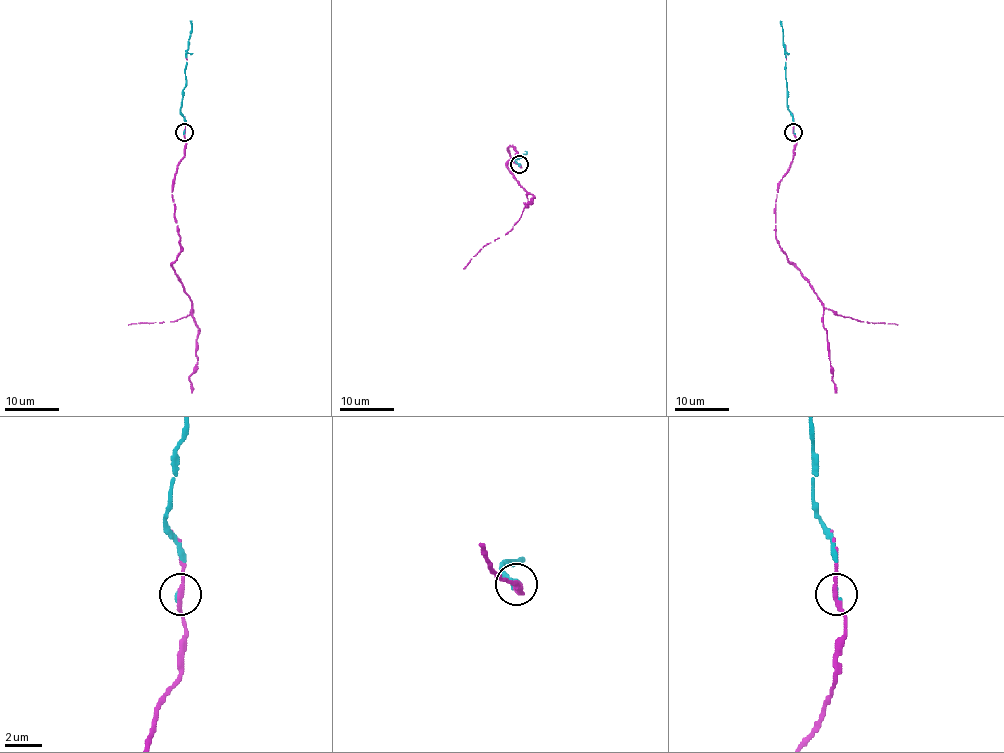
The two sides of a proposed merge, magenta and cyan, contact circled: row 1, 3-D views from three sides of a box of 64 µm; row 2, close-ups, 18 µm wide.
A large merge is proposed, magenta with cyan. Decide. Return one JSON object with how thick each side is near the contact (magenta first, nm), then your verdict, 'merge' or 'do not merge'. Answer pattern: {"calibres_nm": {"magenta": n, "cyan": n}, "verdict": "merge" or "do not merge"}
{"calibres_nm": {"magenta": 240, "cyan": 200}, "verdict": "merge"}

